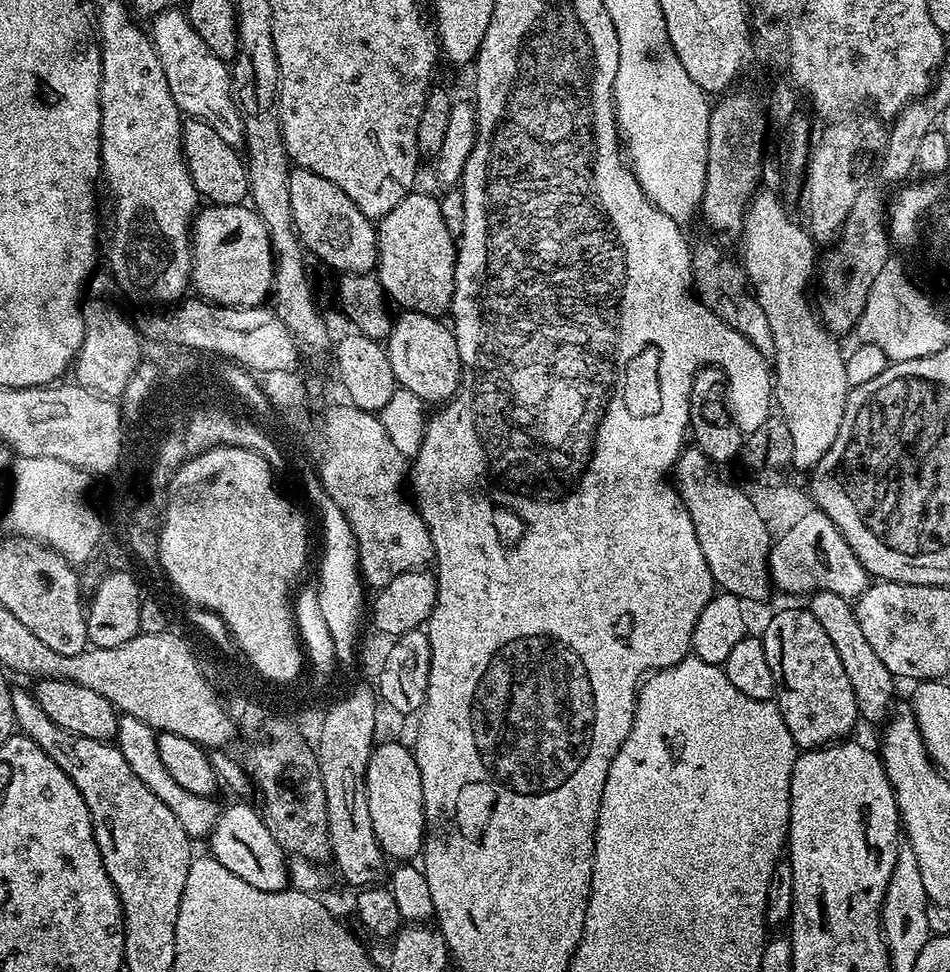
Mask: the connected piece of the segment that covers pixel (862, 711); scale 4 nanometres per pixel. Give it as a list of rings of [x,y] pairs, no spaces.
[[[813,592],[807,600],[808,611],[814,614],[814,618],[818,618],[818,626],[826,630],[830,642],[834,642],[834,650],[838,650],[838,658],[842,658],[846,678],[850,678],[850,686],[854,690],[859,719],[869,720],[877,726],[883,725],[893,711],[892,695],[896,692],[897,681],[892,672],[886,670],[886,666],[882,666],[882,658],[874,654],[870,642],[866,642],[866,634],[862,634],[862,626],[858,626],[856,610],[850,603],[849,597],[829,592]]]

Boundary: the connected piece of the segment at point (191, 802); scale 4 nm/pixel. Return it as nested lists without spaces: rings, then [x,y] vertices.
[[[121,715],[116,721],[114,743],[122,750],[126,762],[130,762],[130,770],[134,770],[134,774],[138,774],[138,778],[142,778],[142,782],[146,782],[146,786],[150,786],[150,790],[154,790],[154,794],[158,798],[162,798],[162,802],[166,802],[166,806],[170,806],[174,818],[178,818],[178,823],[182,825],[182,830],[186,830],[188,836],[207,837],[211,833],[212,827],[216,825],[218,815],[216,800],[182,790],[182,786],[178,786],[178,782],[174,782],[174,778],[170,778],[170,774],[166,774],[166,766],[162,766],[162,758],[158,754],[156,737],[157,733],[153,731],[153,728],[143,724],[136,717]]]

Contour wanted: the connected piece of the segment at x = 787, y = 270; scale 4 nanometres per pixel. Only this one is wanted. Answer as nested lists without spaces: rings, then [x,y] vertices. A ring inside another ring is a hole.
[[[764,190],[757,191],[748,203],[748,209],[744,211],[743,236],[742,267],[758,306],[762,306],[762,311],[770,322],[770,334],[774,334],[774,404],[777,409],[780,407],[779,415],[790,430],[790,439],[793,442],[792,466],[796,470],[811,470],[824,457],[826,450],[834,446],[834,438],[838,438],[838,426],[842,426],[842,414],[846,410],[850,391],[844,365],[845,353],[840,353],[840,348],[836,345],[837,337],[825,328],[810,299],[810,292],[808,296],[808,287],[811,284],[813,287],[814,273],[818,268],[818,248],[812,236],[788,217],[779,198]]]

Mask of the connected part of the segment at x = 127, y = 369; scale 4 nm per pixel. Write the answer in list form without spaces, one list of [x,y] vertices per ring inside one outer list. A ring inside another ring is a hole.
[[[94,300],[89,305],[87,303],[83,313],[84,336],[82,346],[73,361],[73,377],[81,387],[114,400],[119,399],[144,358],[141,333],[124,315],[114,308],[104,306],[100,300]]]

